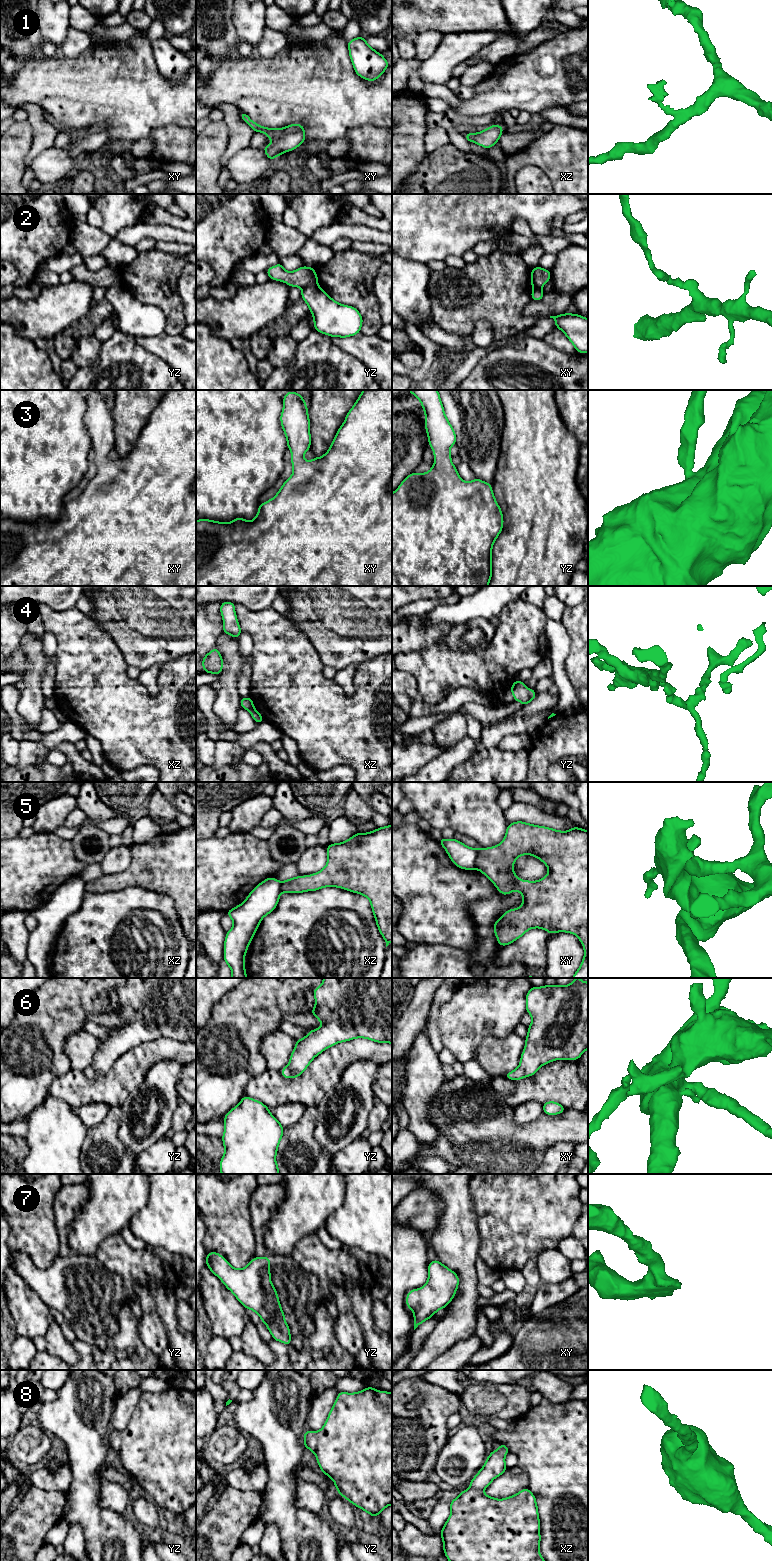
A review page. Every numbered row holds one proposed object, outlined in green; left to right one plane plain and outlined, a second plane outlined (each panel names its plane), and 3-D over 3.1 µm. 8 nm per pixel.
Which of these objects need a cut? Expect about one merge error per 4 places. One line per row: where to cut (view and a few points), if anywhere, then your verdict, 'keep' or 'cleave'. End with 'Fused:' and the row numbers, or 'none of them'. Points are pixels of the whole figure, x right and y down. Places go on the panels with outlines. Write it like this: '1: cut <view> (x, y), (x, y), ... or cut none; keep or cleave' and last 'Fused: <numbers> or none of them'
1: cut none; keep
2: cut yz (316, 283), (310, 284), (303, 289); cleave
3: cut none; keep
4: cut xz (253, 705), (248, 710); cleave
5: cut xy (475, 849), (477, 853), (476, 868); cleave
6: cut none; keep
7: cut none; keep
8: cut none; keep
Fused: 2, 4, 5

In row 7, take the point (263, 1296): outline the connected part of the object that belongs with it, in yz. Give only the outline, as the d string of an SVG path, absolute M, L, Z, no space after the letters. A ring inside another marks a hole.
M207 1253L206 1266L246 1308L256 1312L270 1331L272 1338L291 1344L290 1328L270 1281L270 1258L254 1257L242 1269L236 1269L221 1254Z

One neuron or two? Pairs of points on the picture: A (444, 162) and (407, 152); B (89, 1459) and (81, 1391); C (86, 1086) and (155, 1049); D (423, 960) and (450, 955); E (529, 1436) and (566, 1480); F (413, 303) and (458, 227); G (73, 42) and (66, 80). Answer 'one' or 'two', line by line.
A: two
B: one
C: one
D: one
E: one
F: two
G: two

